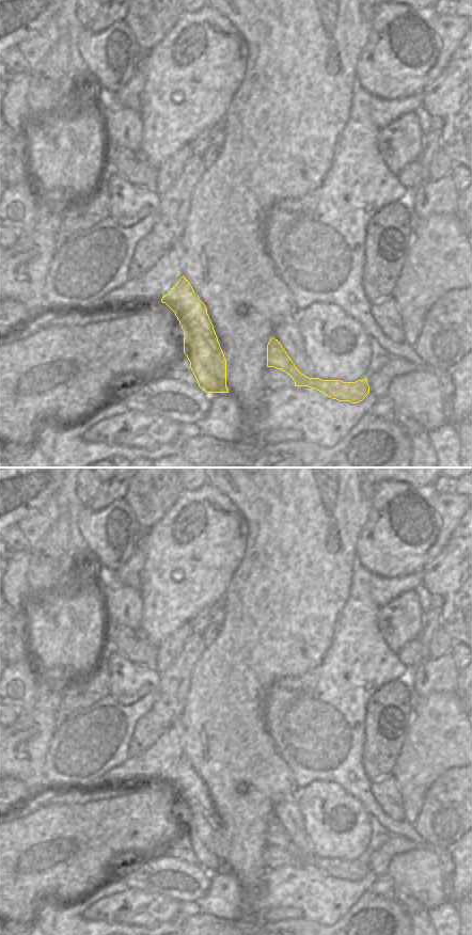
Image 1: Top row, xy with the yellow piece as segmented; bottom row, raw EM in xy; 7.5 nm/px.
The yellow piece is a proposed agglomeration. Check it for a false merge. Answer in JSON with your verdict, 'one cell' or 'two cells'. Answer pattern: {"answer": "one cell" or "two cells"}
{"answer": "two cells"}

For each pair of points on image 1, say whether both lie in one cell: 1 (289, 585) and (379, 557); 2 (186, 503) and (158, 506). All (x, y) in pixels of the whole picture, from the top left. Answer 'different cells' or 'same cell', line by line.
1: different cells
2: different cells

